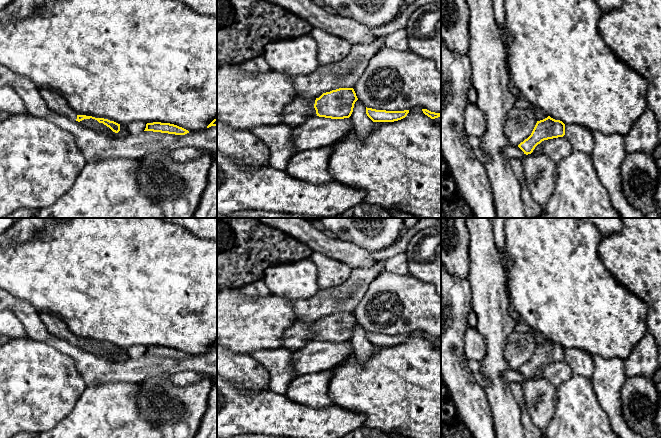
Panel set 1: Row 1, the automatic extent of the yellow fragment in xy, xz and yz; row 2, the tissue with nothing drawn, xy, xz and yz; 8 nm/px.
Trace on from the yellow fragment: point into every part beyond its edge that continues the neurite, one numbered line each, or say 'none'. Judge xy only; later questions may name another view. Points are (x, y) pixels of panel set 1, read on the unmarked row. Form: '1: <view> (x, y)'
1: xy (53, 324)

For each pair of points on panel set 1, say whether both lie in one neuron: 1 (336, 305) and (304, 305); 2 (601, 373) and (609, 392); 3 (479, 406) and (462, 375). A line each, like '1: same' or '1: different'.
1: same
2: same
3: same

